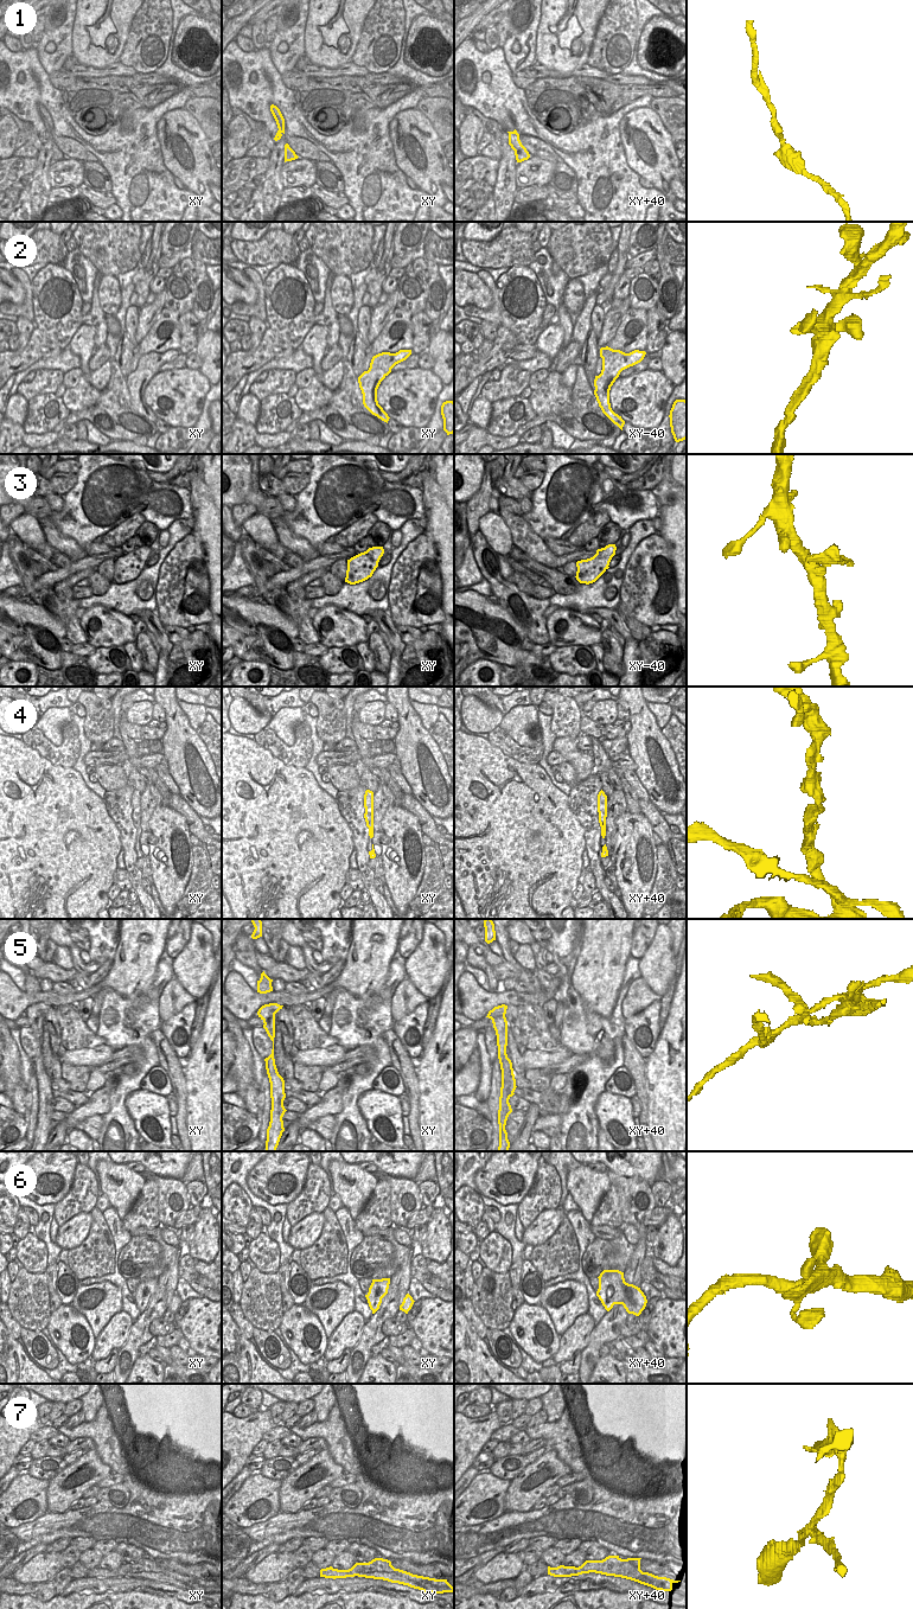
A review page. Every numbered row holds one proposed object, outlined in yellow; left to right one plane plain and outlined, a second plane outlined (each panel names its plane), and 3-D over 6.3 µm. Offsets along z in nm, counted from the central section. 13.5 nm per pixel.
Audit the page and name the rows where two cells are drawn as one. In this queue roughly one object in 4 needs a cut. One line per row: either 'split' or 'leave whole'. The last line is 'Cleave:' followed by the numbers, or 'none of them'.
1: leave whole
2: leave whole
3: split
4: leave whole
5: split
6: leave whole
7: split
Cleave: 3, 5, 7

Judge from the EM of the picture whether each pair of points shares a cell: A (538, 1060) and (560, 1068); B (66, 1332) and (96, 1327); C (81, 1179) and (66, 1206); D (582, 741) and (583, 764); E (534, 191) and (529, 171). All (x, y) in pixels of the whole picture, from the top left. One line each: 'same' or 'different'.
A: different
B: different
C: same
D: different
E: different

